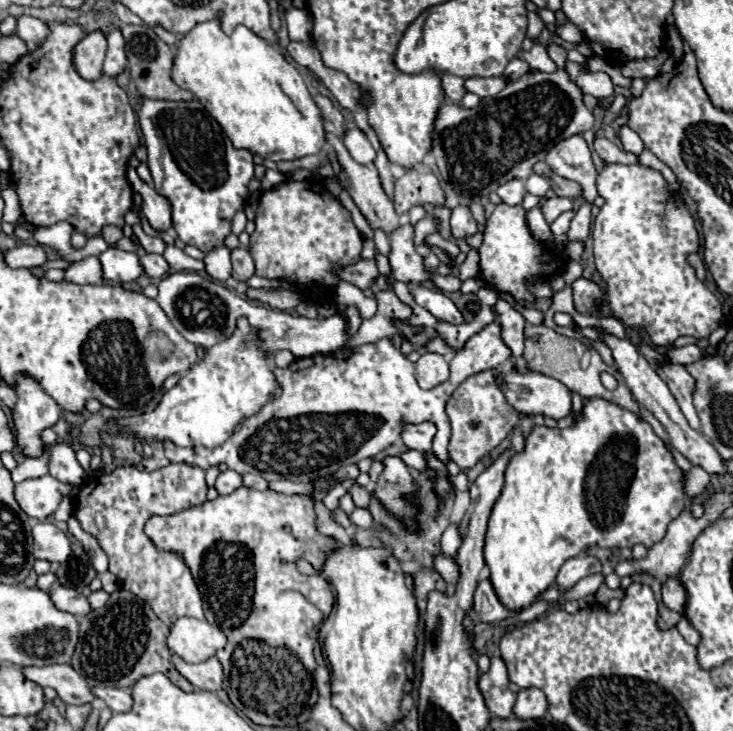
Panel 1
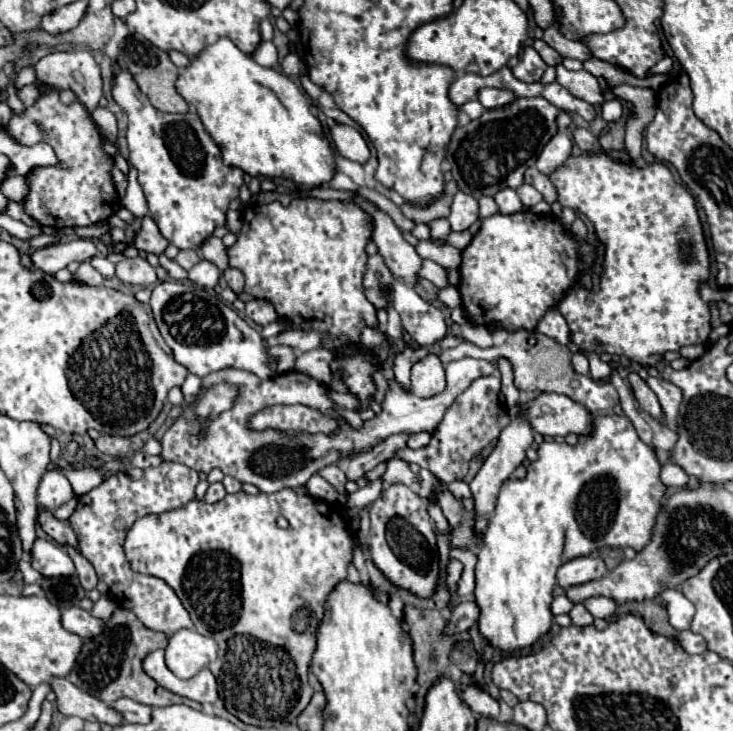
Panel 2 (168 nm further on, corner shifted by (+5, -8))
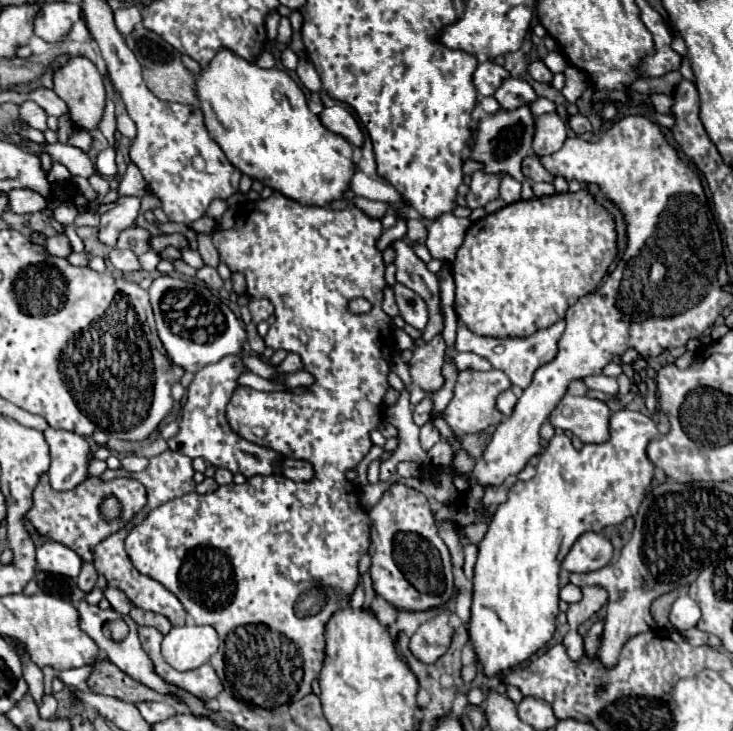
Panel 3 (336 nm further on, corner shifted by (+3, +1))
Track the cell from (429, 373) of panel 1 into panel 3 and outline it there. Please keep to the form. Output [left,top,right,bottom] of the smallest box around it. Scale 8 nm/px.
[409,334,445,390]

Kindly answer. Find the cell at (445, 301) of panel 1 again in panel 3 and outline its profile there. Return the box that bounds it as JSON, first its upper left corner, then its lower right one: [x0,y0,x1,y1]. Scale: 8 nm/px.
[393,282,429,330]

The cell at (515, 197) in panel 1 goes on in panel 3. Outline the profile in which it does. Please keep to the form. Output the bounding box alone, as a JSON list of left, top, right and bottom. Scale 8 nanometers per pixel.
[499,176,521,204]

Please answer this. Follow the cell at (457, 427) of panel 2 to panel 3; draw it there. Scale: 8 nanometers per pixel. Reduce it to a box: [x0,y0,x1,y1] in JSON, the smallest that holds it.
[443,368,511,454]

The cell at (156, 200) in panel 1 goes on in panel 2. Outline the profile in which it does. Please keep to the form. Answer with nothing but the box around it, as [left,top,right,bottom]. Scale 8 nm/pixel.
[135,217,169,255]

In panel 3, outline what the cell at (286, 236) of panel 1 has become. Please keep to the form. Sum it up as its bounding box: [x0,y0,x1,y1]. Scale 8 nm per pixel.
[125,192,395,710]

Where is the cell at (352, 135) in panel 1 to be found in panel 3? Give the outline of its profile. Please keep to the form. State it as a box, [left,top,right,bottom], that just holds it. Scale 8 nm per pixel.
[319,106,363,146]

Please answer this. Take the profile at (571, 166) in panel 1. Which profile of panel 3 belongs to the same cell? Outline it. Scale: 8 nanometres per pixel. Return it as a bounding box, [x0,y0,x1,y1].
[533,114,567,156]

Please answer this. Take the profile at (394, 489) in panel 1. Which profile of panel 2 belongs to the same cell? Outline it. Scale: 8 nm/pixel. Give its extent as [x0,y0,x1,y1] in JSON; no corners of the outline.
[371,485,439,599]

